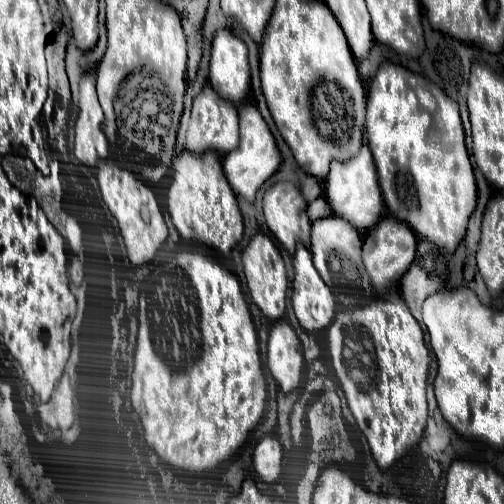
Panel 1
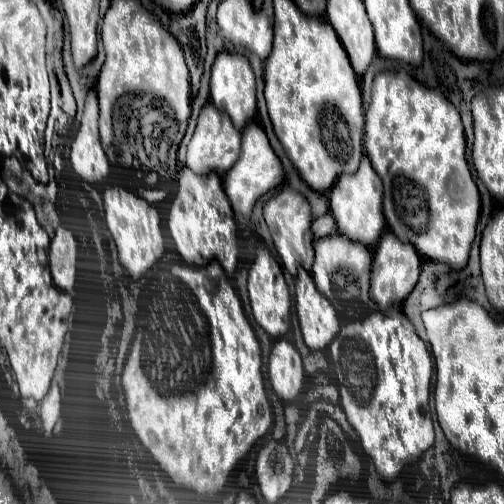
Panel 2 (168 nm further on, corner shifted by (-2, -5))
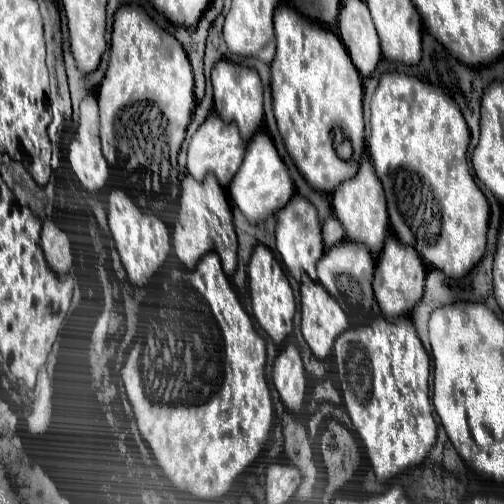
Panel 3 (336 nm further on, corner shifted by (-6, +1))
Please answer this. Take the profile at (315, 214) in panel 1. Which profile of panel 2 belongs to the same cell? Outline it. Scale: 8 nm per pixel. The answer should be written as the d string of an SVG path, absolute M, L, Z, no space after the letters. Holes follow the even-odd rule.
M326 214L326 216L320 216L312 222L312 232L314 232L314 238L326 238L330 234L336 234L336 222L332 218L332 214Z

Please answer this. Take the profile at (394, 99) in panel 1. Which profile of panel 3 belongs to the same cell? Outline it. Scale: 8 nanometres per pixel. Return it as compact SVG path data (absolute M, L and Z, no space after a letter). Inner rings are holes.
M390 72L380 78L378 90L372 98L370 128L372 132L368 138L368 152L378 178L386 188L390 224L398 240L418 248L420 256L432 266L440 268L446 276L462 278L484 256L490 206L474 182L466 162L470 130L458 104L446 92L442 92L442 88L434 88L432 84L402 72Z

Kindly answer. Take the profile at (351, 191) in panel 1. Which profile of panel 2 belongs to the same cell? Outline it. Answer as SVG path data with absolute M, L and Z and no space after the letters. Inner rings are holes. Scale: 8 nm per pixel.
M364 156L360 168L354 174L342 174L334 188L330 190L330 214L334 216L338 230L342 236L362 242L368 248L378 244L378 238L384 230L384 214L382 214L382 180L374 172L370 160Z

